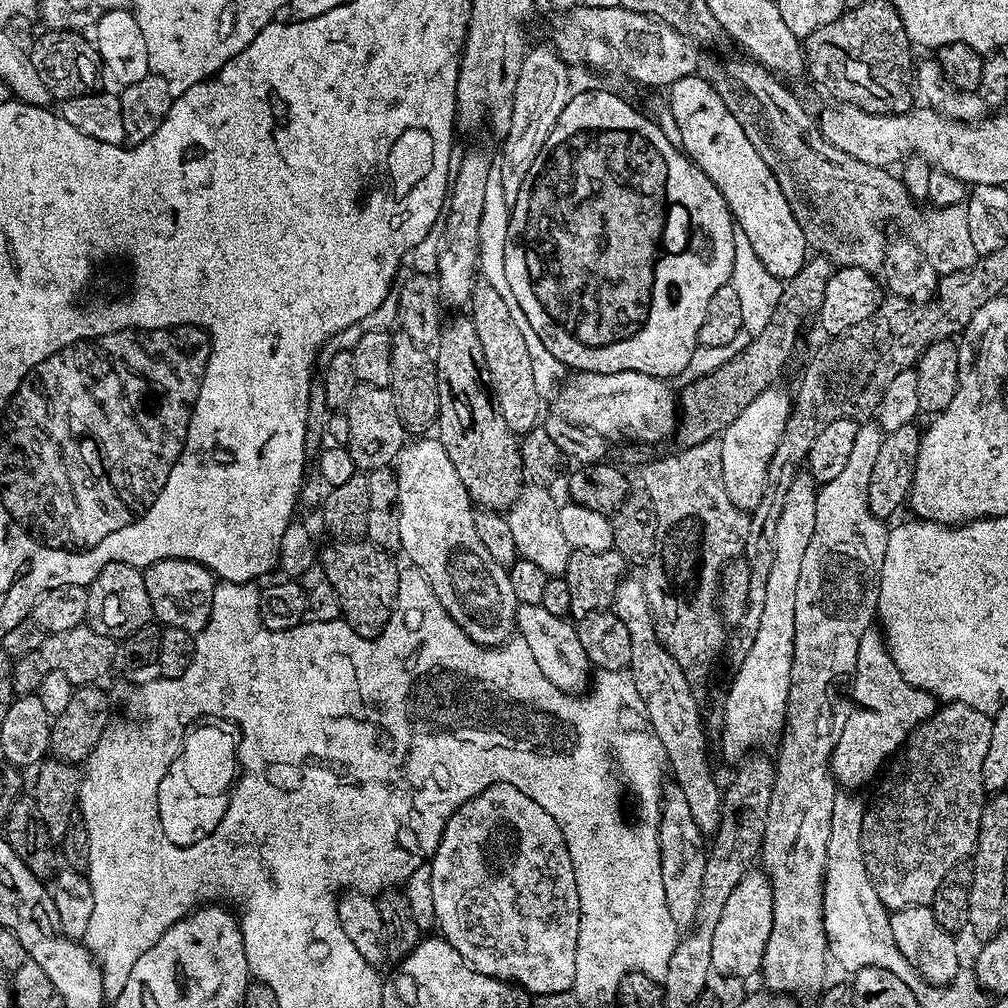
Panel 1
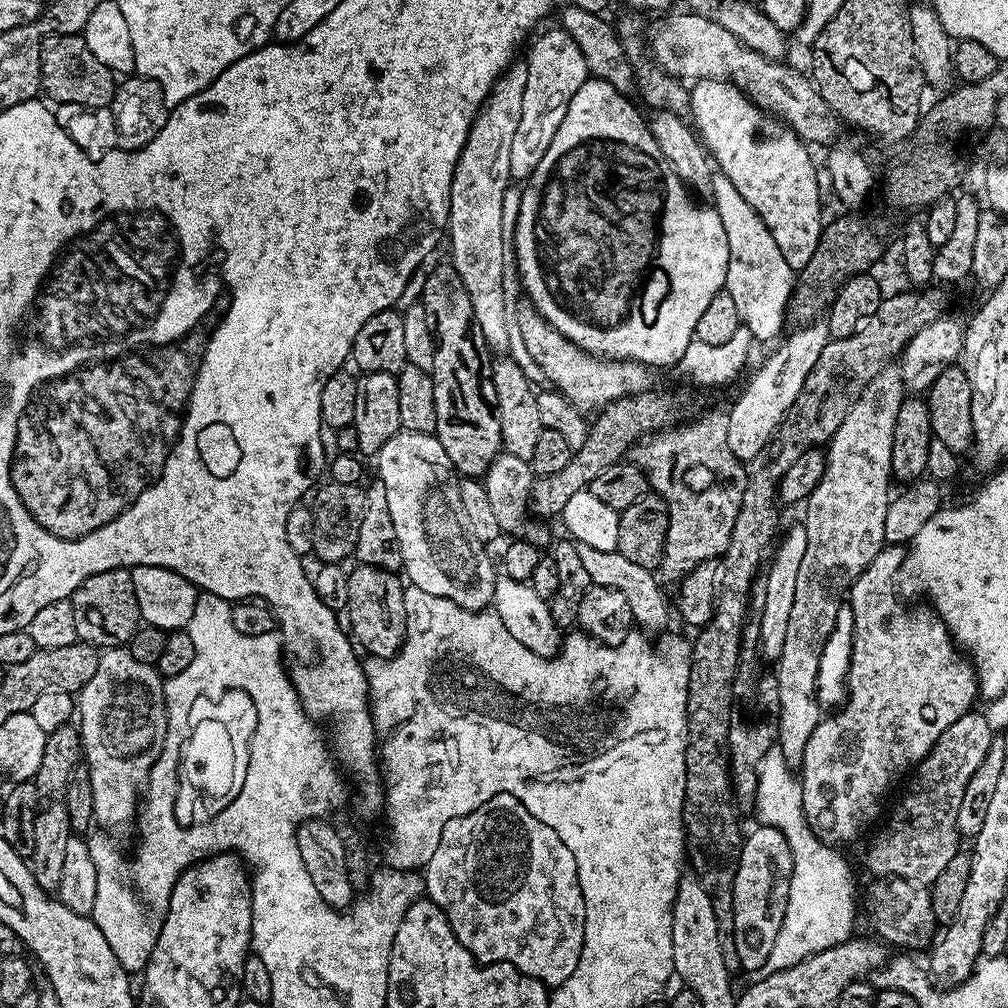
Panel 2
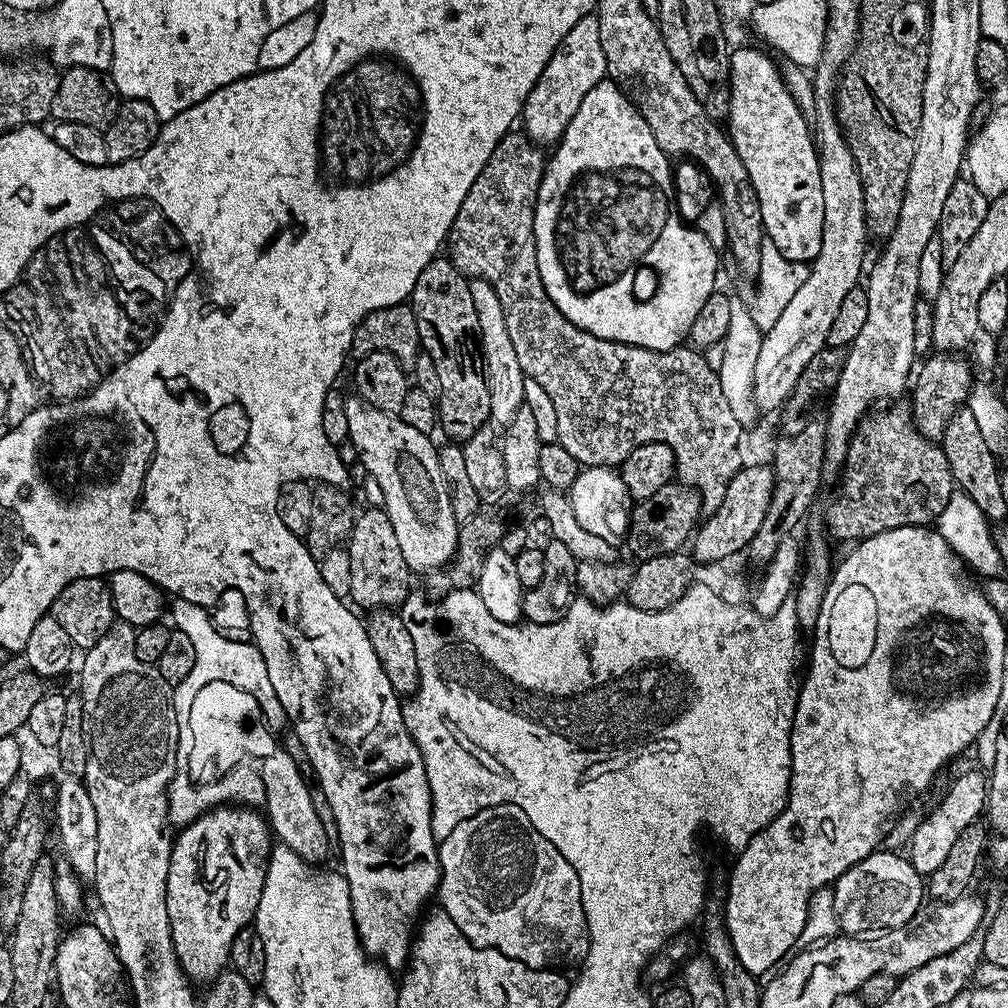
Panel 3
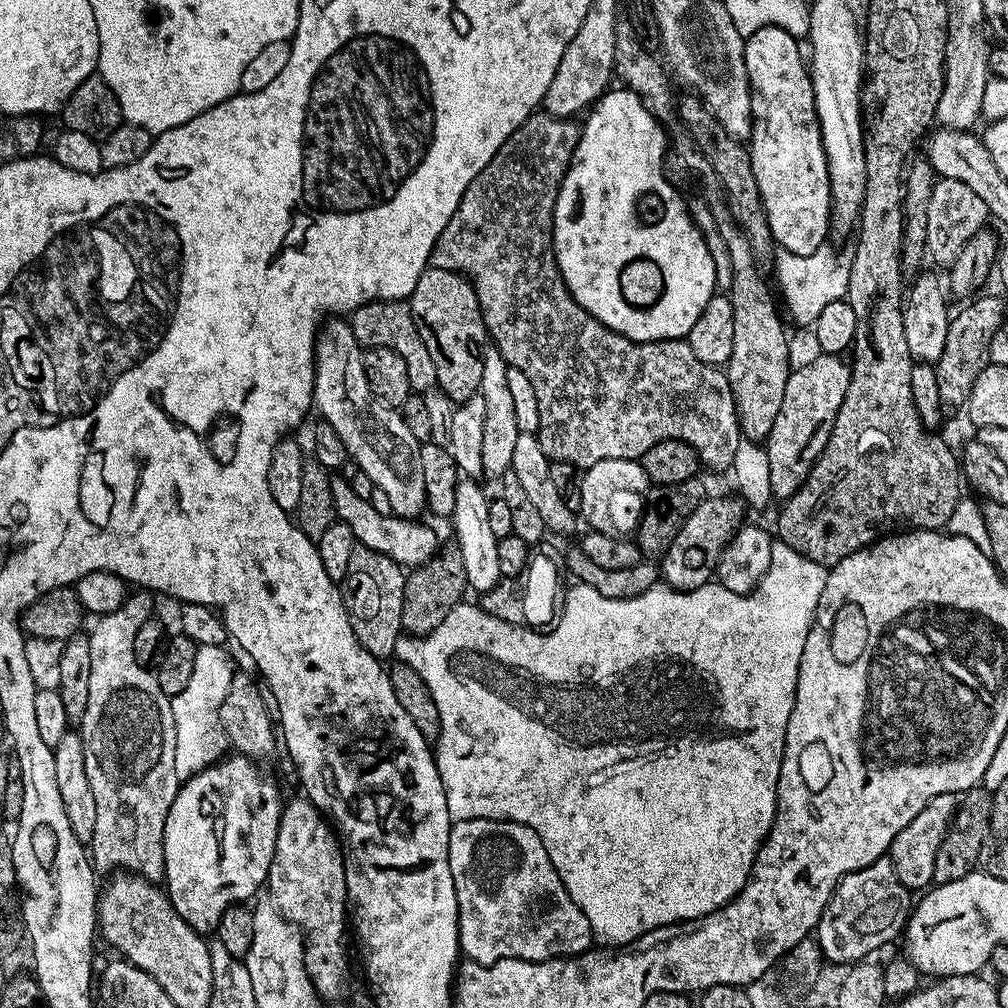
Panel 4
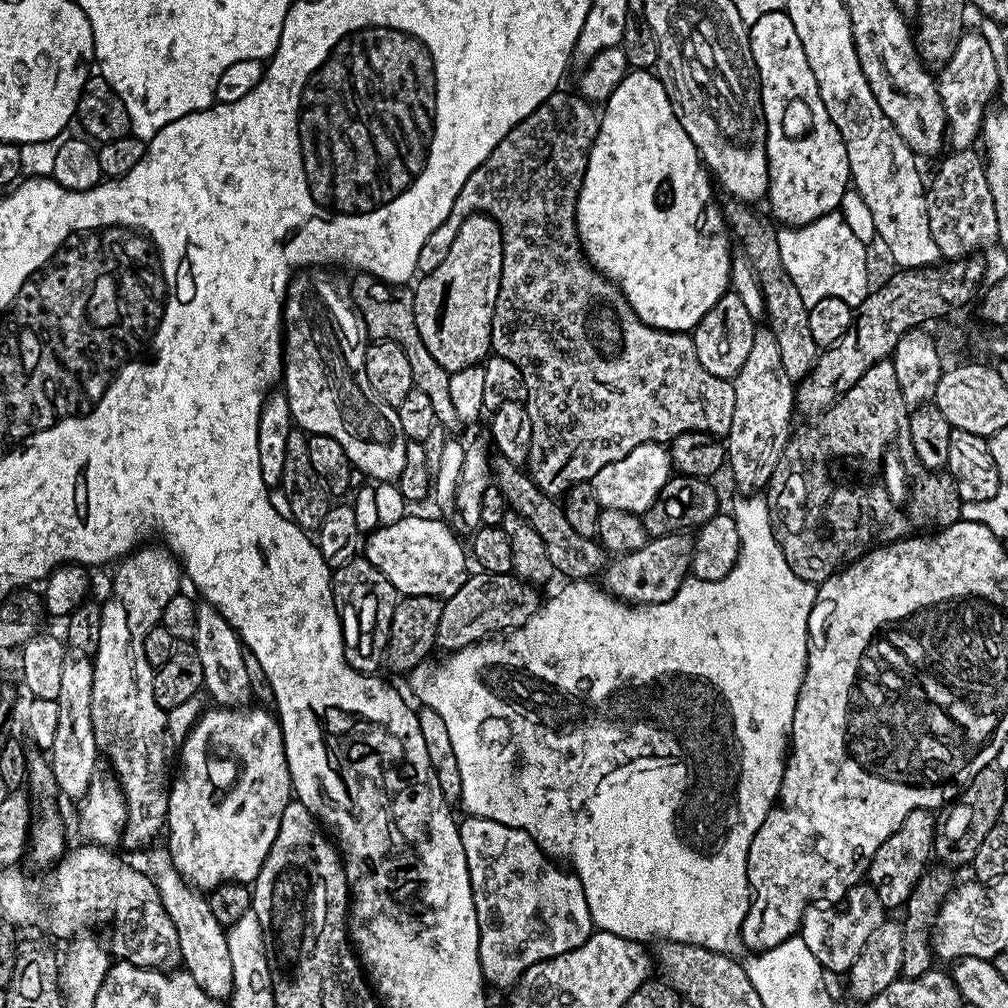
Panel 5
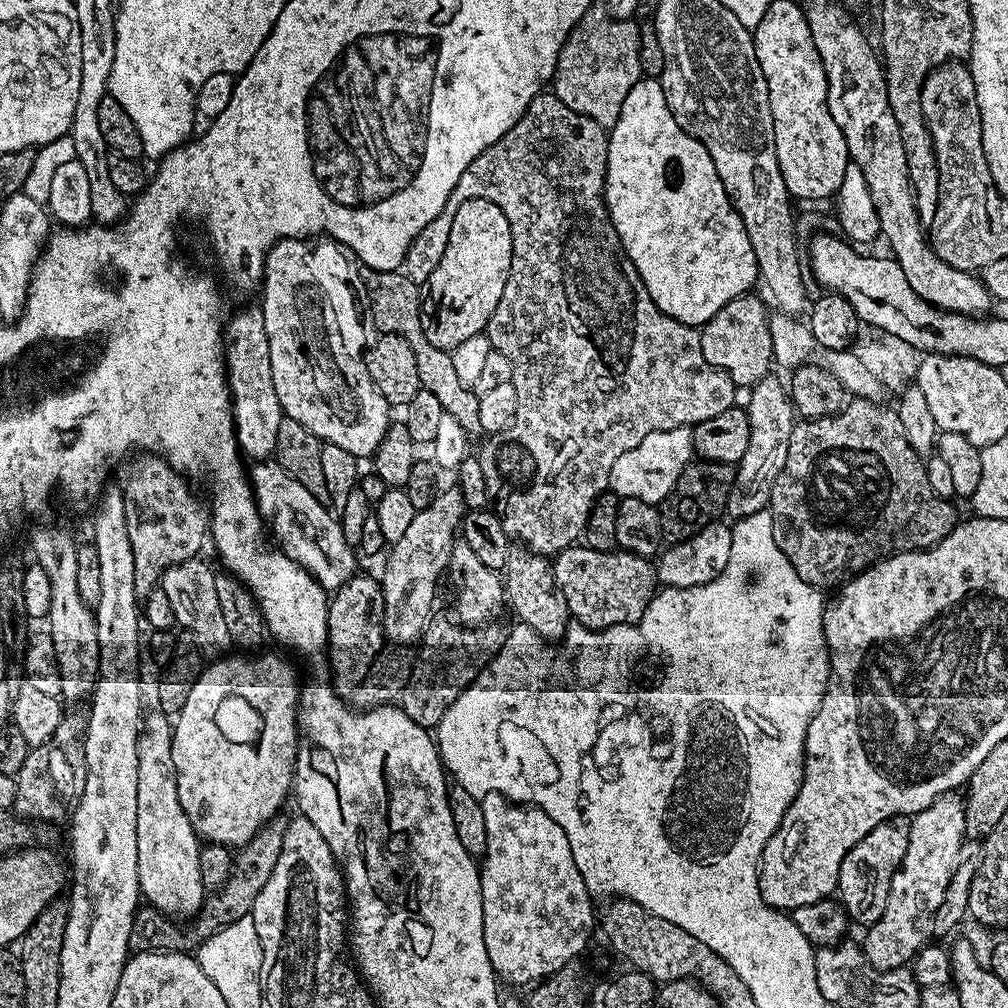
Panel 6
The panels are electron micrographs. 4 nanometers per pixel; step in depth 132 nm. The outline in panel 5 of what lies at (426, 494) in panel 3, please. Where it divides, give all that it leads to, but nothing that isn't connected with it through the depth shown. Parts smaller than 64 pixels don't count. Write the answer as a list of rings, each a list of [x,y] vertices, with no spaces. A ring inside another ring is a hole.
[[[304,270],[299,274],[293,275],[292,281],[288,284],[288,298],[284,302],[284,375],[282,377],[282,391],[288,398],[290,406],[290,414],[293,421],[305,433],[314,436],[329,436],[334,438],[334,442],[338,442],[338,446],[342,446],[342,450],[346,450],[346,458],[350,461],[353,469],[357,472],[363,472],[365,477],[372,482],[396,482],[399,481],[402,470],[406,466],[406,450],[409,441],[404,436],[402,430],[402,422],[398,422],[398,414],[393,405],[387,404],[382,398],[378,398],[374,394],[374,390],[370,386],[370,382],[364,373],[364,349],[366,347],[365,337],[362,335],[362,325],[359,315],[350,303],[349,297],[344,296],[328,281],[328,276],[324,270]]]

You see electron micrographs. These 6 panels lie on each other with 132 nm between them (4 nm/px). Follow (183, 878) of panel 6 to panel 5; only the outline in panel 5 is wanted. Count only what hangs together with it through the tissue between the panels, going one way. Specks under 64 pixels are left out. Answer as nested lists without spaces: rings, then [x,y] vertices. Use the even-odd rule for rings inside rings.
[[[161,854],[156,860],[156,865],[150,868],[150,872],[156,881],[162,906],[166,906],[166,914],[170,914],[174,930],[178,930],[183,971],[189,972],[194,982],[198,982],[198,986],[202,986],[202,990],[210,998],[227,1001],[231,997],[234,982],[234,966],[230,966],[228,934],[218,922],[218,918],[214,918],[214,910],[210,910],[207,895],[187,884],[167,855]]]

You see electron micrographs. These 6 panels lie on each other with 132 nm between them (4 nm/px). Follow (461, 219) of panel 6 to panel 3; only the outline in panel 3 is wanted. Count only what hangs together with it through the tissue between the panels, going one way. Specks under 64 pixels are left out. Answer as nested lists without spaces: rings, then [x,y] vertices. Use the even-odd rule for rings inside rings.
[[[434,259],[422,274],[418,274],[418,282],[414,282],[410,307],[418,322],[420,347],[434,358],[442,382],[442,394],[438,397],[439,427],[444,427],[445,434],[453,441],[469,440],[489,423],[492,414],[484,355],[480,353],[478,310],[474,310],[469,281],[454,267],[451,259]]]

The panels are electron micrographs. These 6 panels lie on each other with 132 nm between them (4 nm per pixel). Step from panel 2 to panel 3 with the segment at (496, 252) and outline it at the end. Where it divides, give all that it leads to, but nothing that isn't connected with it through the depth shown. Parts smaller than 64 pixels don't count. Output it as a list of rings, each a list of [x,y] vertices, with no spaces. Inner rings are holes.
[[[476,278],[470,284],[474,298],[474,310],[478,310],[478,326],[480,327],[480,353],[484,355],[484,373],[488,376],[490,390],[491,419],[497,425],[507,426],[516,416],[519,408],[525,407],[524,382],[525,374],[518,364],[514,345],[510,342],[509,331],[504,321],[502,302],[491,284],[483,278]]]

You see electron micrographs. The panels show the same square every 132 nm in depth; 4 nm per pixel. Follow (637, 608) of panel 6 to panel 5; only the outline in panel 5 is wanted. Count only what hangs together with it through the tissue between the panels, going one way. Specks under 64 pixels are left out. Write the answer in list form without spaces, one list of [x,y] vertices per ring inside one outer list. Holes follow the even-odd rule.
[[[672,532],[668,536],[648,539],[642,550],[634,550],[625,556],[616,556],[602,573],[602,584],[617,600],[629,604],[664,604],[684,585],[692,566],[691,535]]]

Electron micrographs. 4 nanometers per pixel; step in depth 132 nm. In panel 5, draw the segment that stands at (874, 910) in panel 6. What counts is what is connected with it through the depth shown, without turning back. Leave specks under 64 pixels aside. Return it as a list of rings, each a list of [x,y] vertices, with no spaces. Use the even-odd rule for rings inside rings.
[[[926,808],[906,814],[906,822],[902,822],[902,826],[898,826],[898,830],[894,830],[894,834],[890,834],[890,838],[886,838],[882,846],[878,846],[878,850],[869,860],[866,880],[876,889],[885,909],[899,909],[907,904],[914,886],[926,875],[934,856],[938,823],[937,817],[932,816],[935,815]]]

